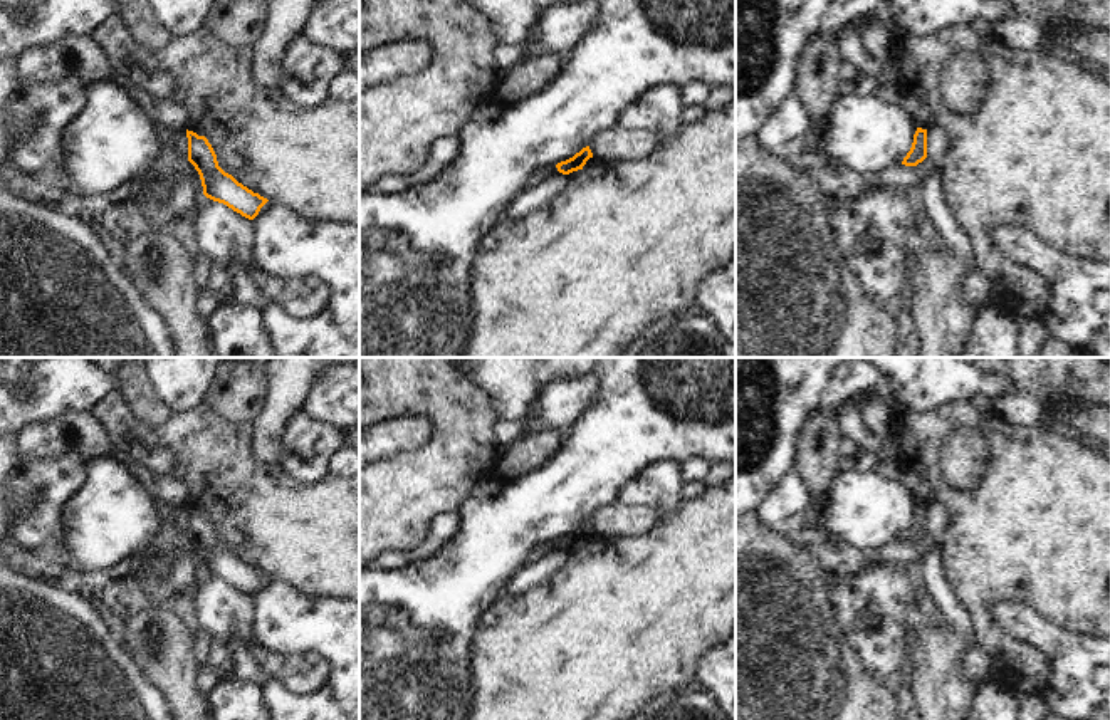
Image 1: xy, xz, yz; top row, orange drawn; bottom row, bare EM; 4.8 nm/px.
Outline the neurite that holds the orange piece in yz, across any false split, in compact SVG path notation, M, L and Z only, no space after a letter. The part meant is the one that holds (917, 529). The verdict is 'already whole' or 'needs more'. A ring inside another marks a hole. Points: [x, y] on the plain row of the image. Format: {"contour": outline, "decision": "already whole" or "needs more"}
{"contour": "M917 503L914 519L902 540L917 542L927 534L927 505Z", "decision": "already whole"}

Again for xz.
{"contour": "M586 522L579 529L576 529L573 534L558 539L556 544L563 550L569 550L573 547L583 545L583 542L586 540L589 534L593 534L593 529L589 522Z", "decision": "already whole"}

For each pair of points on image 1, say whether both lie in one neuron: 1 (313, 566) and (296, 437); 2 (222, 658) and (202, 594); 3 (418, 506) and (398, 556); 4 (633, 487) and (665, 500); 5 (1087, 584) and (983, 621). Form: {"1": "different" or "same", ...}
{"1": "different", "2": "same", "3": "different", "4": "same", "5": "same"}

